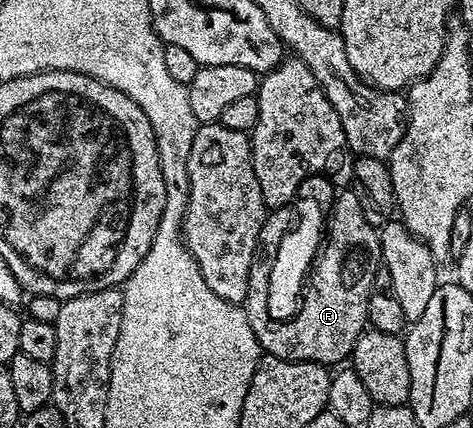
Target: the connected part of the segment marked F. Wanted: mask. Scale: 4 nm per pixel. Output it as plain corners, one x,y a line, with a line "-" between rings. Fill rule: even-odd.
342,188
335,193
324,241
306,276
297,312
287,322
280,322
278,330
269,324
254,330
269,357
285,362
318,362
330,368
353,355
356,340
368,326
368,300
375,293
374,281
378,274
380,278
382,266
382,239
373,225
353,189

